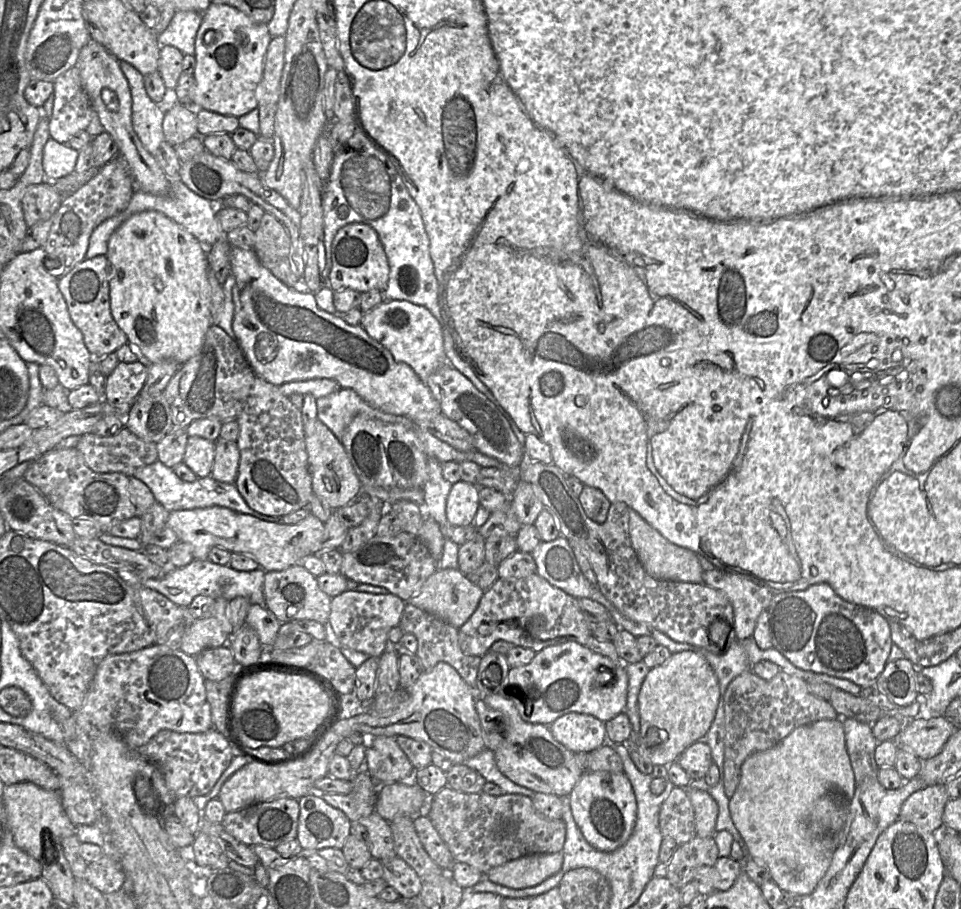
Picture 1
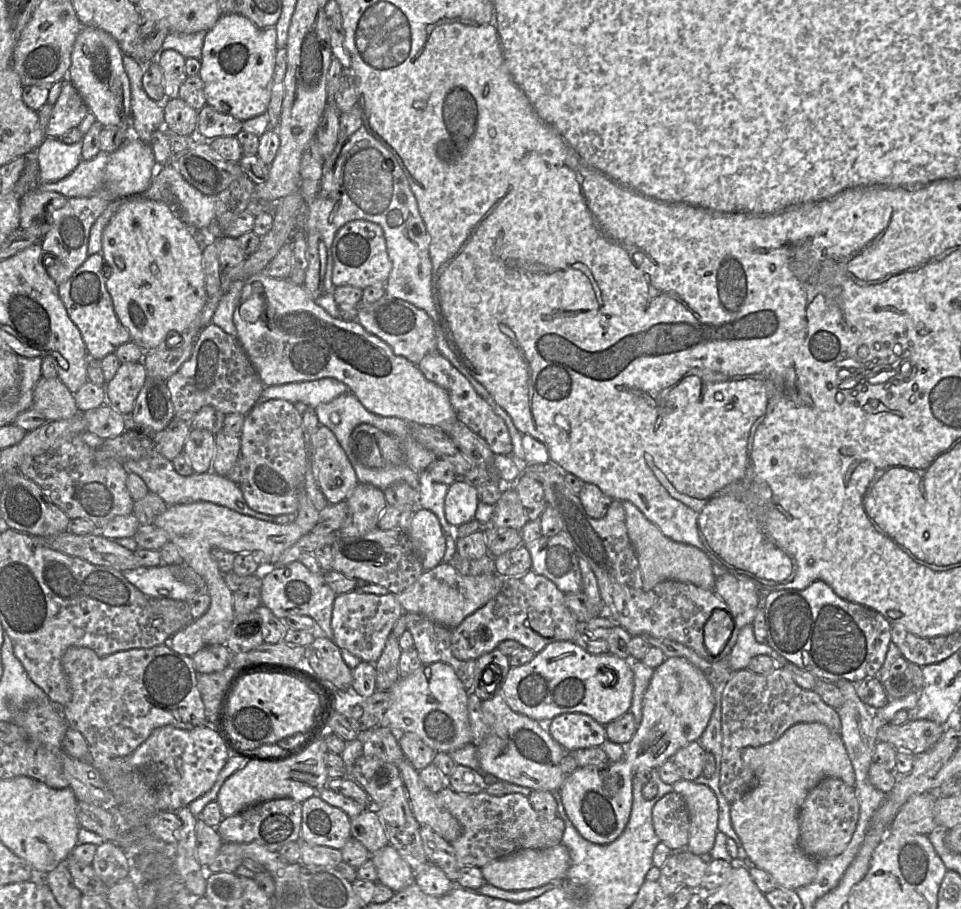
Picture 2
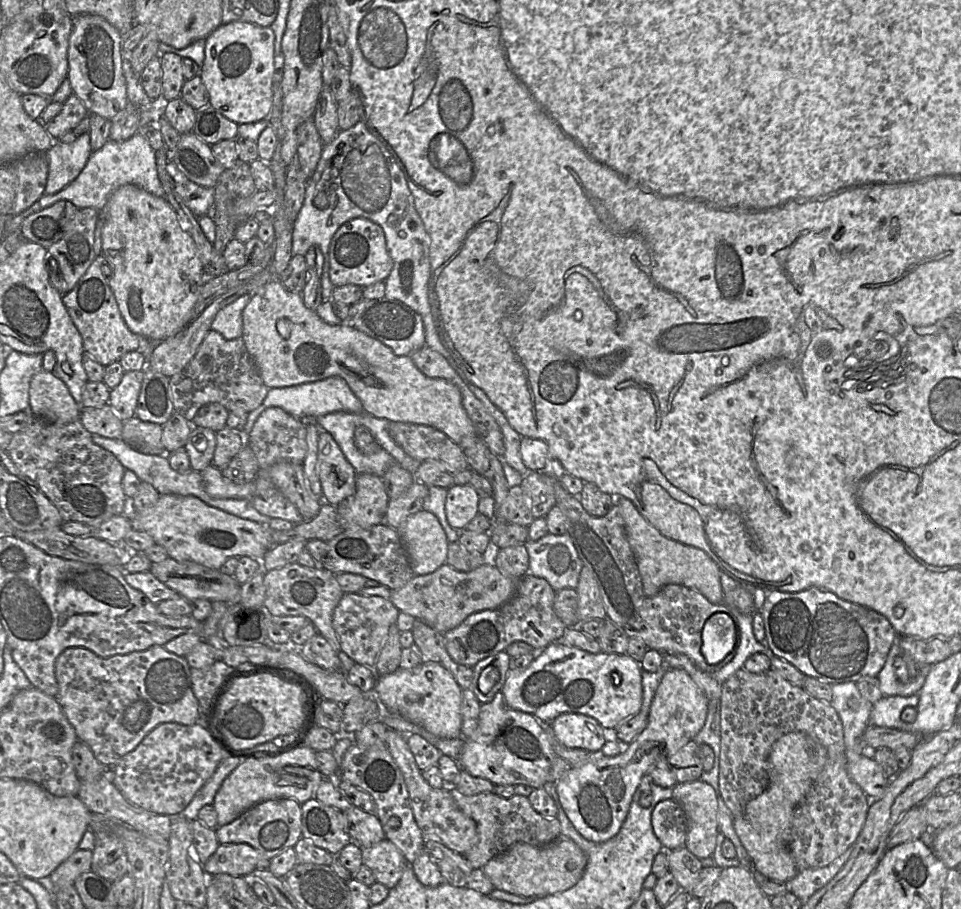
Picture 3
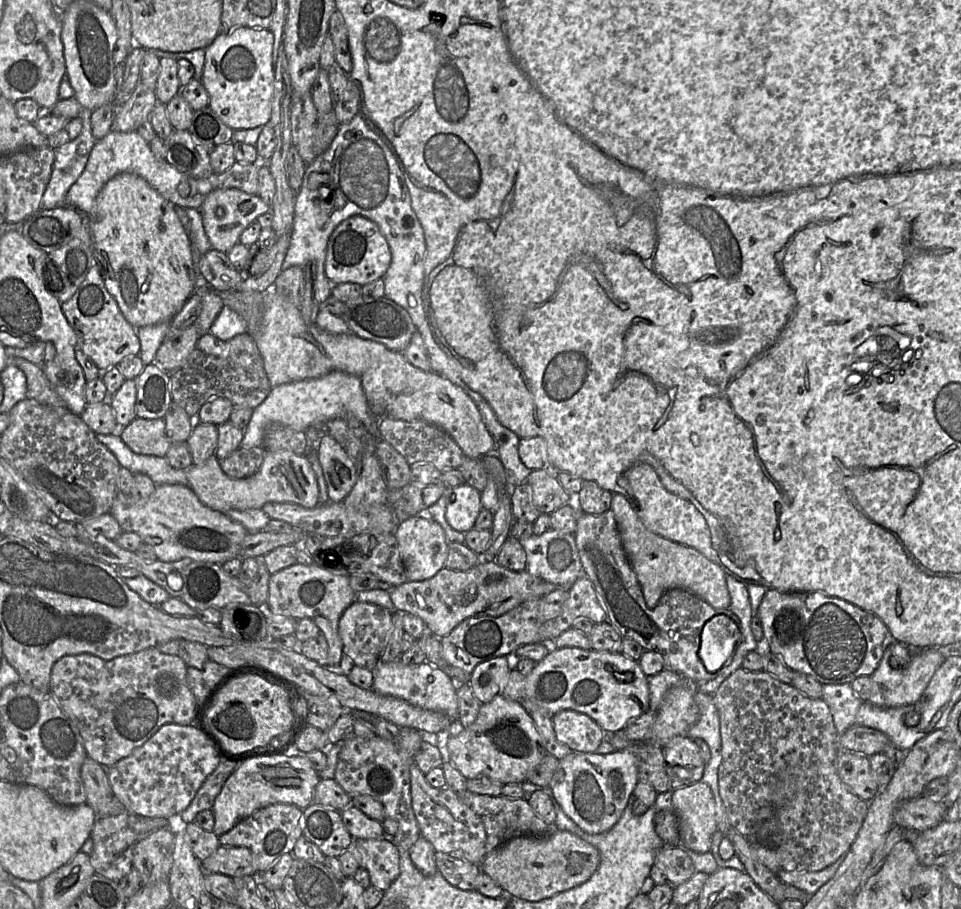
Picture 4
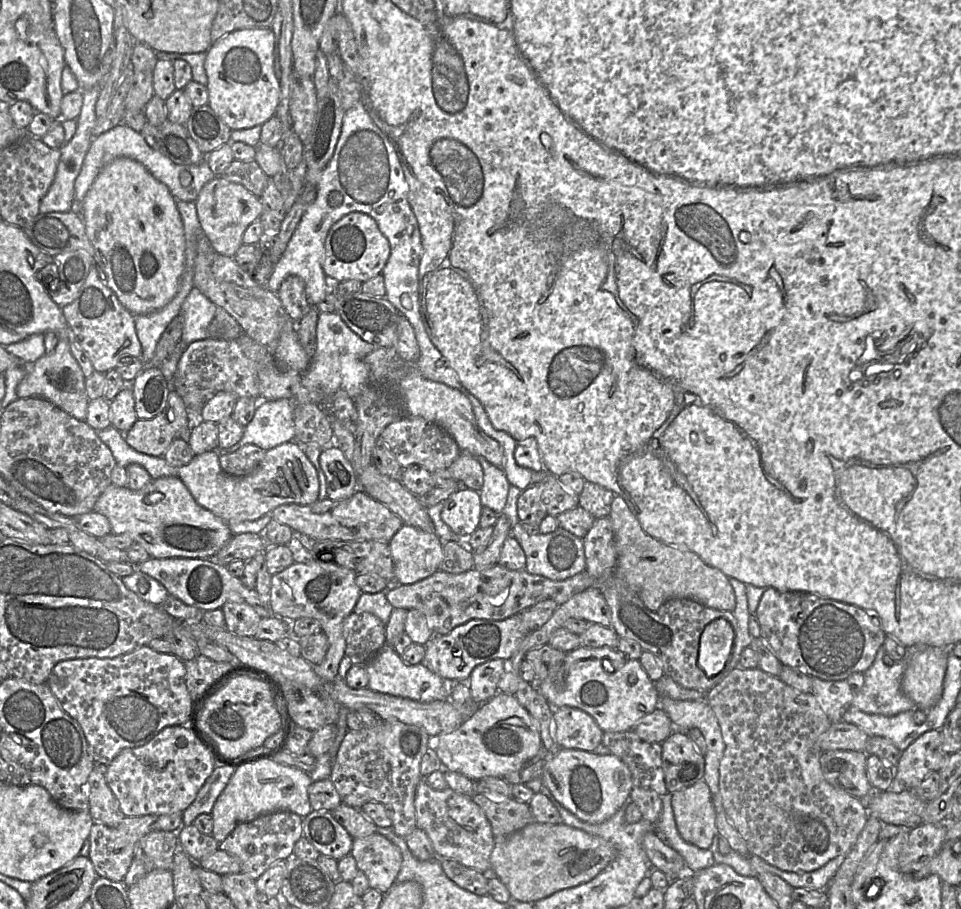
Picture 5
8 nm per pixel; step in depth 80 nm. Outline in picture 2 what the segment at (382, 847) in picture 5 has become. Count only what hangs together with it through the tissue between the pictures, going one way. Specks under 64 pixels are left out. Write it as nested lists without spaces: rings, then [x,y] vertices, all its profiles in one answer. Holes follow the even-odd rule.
[[[391,845],[372,854],[372,862],[377,870],[378,881],[399,892],[415,881],[415,873]]]

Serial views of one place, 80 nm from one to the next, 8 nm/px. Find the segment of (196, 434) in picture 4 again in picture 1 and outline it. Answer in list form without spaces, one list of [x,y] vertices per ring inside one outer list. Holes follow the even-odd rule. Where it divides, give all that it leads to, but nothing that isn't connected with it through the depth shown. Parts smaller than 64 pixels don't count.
[[[189,436],[183,462],[199,477],[211,475],[215,458],[215,442],[199,436]]]

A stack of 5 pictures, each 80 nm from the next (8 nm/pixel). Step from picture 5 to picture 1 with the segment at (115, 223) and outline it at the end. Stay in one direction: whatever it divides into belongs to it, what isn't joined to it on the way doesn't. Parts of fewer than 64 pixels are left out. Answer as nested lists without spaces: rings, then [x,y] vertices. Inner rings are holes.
[[[148,210],[133,214],[124,221],[110,236],[106,257],[111,264],[112,272],[109,280],[111,314],[118,327],[126,334],[130,343],[147,363],[158,363],[173,360],[179,365],[194,357],[202,348],[205,335],[211,323],[211,289],[207,279],[207,247],[202,245],[181,225],[161,212]]]

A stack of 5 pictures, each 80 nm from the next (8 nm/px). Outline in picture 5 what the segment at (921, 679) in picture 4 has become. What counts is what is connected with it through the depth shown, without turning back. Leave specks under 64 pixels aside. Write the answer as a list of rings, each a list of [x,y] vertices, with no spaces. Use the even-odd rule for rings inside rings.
[[[883,644],[873,664],[863,673],[864,685],[854,695],[851,707],[868,714],[883,716],[895,716],[901,712],[917,709],[901,686],[907,659],[895,661],[893,666],[887,666],[883,661],[885,654]]]

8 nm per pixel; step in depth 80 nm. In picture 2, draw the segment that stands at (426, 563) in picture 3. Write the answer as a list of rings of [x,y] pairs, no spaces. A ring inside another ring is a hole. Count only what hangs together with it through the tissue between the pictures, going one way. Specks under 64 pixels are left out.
[[[417,509],[405,532],[424,571],[433,569],[442,562],[446,551],[445,533],[433,512]]]

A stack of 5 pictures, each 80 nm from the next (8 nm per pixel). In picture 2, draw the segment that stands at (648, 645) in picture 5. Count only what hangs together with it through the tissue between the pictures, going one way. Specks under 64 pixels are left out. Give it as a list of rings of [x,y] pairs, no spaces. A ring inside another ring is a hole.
[[[549,460],[547,463],[525,463],[522,472],[522,474],[528,475],[541,483],[547,504],[553,507],[560,516],[562,521],[561,532],[564,532],[570,539],[578,557],[584,558],[591,566],[598,581],[601,597],[608,609],[609,617],[632,636],[649,634],[658,638],[666,638],[691,648],[700,657],[710,662],[718,661],[724,657],[729,658],[729,654],[738,640],[740,628],[734,627],[726,647],[717,656],[711,655],[704,643],[704,626],[711,615],[716,610],[723,610],[731,614],[726,602],[714,590],[700,588],[692,583],[677,580],[665,580],[658,583],[651,590],[644,591],[642,572],[636,551],[628,536],[626,513],[622,501],[613,499],[606,516],[601,519],[592,518],[586,513],[579,496],[574,494],[566,484],[564,480],[565,473],[568,472],[552,460]]]

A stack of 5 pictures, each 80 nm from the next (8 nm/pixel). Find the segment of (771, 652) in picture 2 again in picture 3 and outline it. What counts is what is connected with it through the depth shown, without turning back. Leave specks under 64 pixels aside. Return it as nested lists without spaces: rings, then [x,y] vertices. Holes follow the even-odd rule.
[[[737,610],[731,612],[738,619],[738,645],[735,647],[734,657],[719,671],[709,673],[720,684],[742,669],[748,657],[758,652],[768,652],[765,642],[757,641],[754,636],[753,614],[744,614]]]

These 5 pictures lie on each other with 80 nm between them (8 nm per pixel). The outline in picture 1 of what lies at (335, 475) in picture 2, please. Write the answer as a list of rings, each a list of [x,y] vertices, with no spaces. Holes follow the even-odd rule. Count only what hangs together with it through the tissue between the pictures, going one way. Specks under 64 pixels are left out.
[[[317,418],[305,422],[303,429],[313,493],[324,499],[333,510],[355,501],[362,491],[362,484],[341,440]]]

